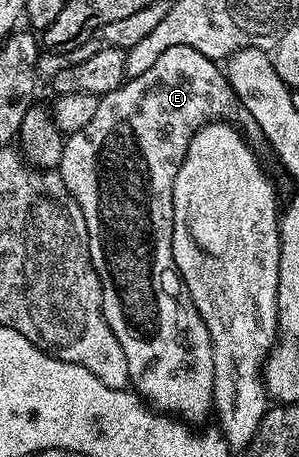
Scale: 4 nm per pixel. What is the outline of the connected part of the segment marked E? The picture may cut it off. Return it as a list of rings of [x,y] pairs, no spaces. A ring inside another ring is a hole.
[[[190,46],[167,48],[167,52],[163,52],[163,56],[159,56],[159,60],[155,60],[155,64],[151,64],[151,68],[143,72],[143,76],[130,78],[122,82],[118,90],[100,95],[94,118],[85,127],[79,128],[79,132],[66,137],[63,160],[59,167],[63,184],[67,184],[71,196],[75,196],[79,208],[83,208],[83,220],[87,220],[91,260],[103,288],[103,316],[107,324],[111,324],[111,332],[115,332],[115,340],[119,340],[123,348],[123,356],[127,356],[129,386],[154,410],[176,416],[186,424],[201,424],[197,422],[203,421],[208,414],[210,417],[213,410],[213,349],[207,324],[203,324],[199,312],[193,307],[191,296],[185,291],[185,282],[173,259],[173,185],[195,132],[214,120],[228,119],[233,106],[235,107],[235,95],[229,86],[229,79],[214,59],[203,56],[203,52],[195,52],[195,48]]]

